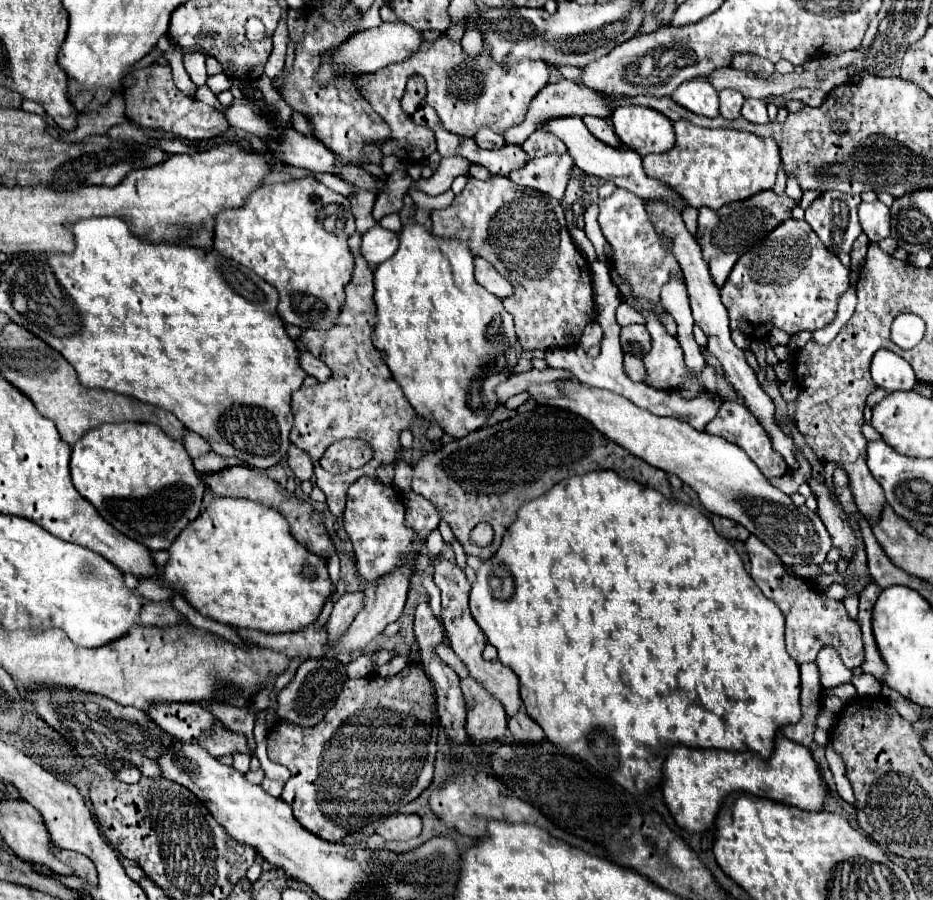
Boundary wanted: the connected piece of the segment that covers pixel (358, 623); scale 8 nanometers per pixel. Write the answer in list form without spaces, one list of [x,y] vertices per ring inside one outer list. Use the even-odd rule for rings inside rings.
[[[404,556],[402,564],[398,564],[392,572],[380,576],[376,582],[370,582],[366,586],[362,610],[356,616],[356,620],[352,622],[352,626],[348,628],[348,634],[344,634],[344,642],[340,642],[340,646],[344,646],[344,650],[348,650],[348,652],[362,650],[368,642],[372,642],[376,636],[380,636],[388,624],[392,624],[400,618],[404,604],[406,604],[406,594],[410,588],[412,574],[414,574],[414,562],[408,562],[408,556]]]

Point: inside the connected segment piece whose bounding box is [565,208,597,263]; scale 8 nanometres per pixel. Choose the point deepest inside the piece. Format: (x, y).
(578, 235)

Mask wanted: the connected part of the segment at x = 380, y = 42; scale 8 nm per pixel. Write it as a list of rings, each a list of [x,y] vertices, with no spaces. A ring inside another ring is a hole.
[[[384,22],[378,28],[370,28],[364,30],[360,34],[354,34],[348,42],[344,42],[344,46],[340,46],[340,50],[336,50],[336,54],[332,54],[334,58],[328,58],[328,66],[324,66],[324,70],[320,70],[320,82],[328,82],[328,78],[332,78],[330,70],[336,70],[336,66],[344,66],[344,70],[356,70],[362,74],[372,74],[388,64],[394,62],[402,62],[406,58],[410,58],[420,44],[424,42],[424,36],[420,30],[412,28],[406,22]]]

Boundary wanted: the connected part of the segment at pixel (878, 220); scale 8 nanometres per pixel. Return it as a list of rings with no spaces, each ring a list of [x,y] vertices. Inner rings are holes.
[[[880,200],[876,202],[862,202],[858,206],[858,216],[864,234],[870,238],[870,242],[878,242],[886,236],[890,236],[890,210]]]

